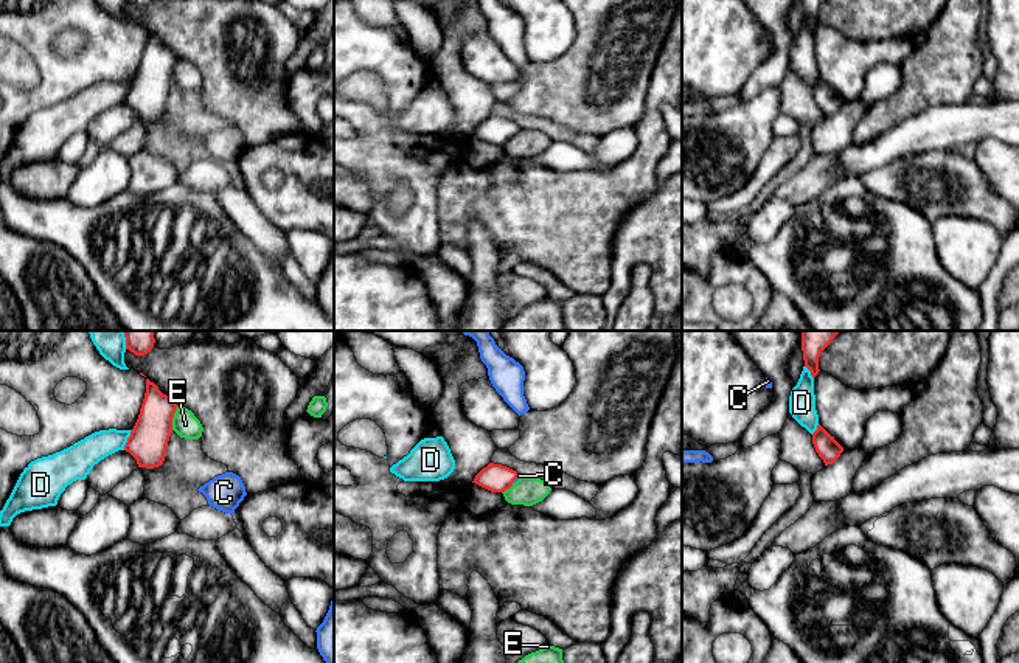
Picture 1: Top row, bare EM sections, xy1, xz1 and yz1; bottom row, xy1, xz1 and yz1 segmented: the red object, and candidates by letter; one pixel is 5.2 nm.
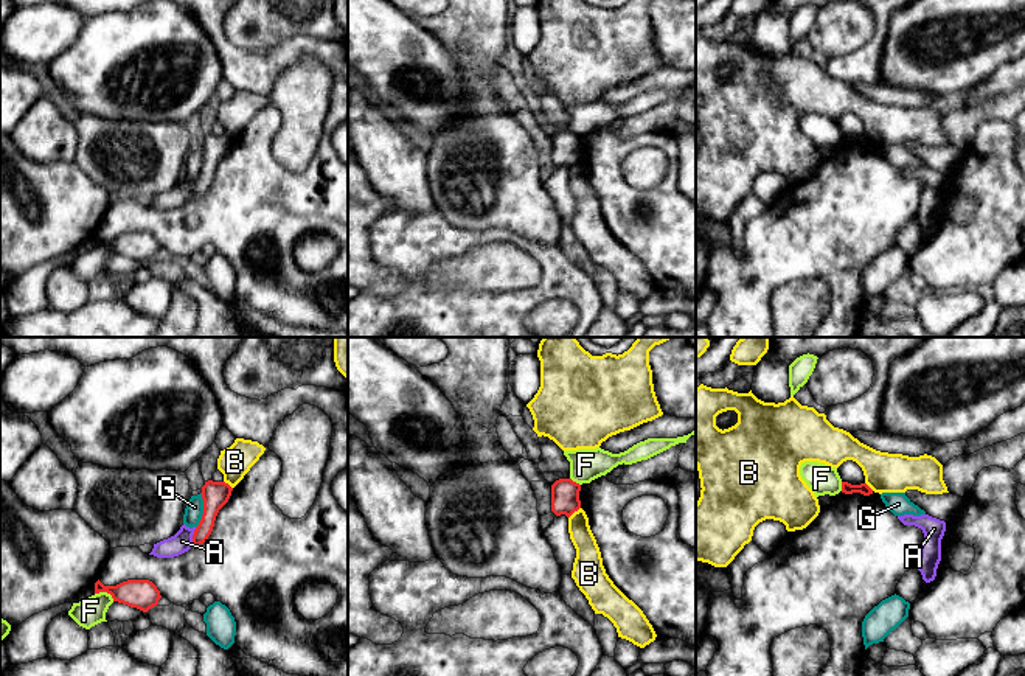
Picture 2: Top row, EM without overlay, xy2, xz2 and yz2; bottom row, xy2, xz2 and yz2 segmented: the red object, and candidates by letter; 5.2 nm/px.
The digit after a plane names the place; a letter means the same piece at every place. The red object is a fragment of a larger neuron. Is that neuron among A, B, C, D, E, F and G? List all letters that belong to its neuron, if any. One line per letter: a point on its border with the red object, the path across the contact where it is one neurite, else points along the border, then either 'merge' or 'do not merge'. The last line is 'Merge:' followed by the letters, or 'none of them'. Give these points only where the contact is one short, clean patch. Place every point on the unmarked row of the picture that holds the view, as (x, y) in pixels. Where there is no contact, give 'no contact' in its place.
A: xy2 (193, 188) | do not merge
B: xz2 (573, 163) | along xz2 (580, 159), (569, 170) | do not merge
C: xz1 (516, 129) | across xz1 (494, 129), (516, 129), (519, 128) | merge
D: xy1 (128, 92) | do not merge
E: xy1 (173, 69) | do not merge
F: xy2 (106, 243) | do not merge
G: xy2 (204, 162) | along xy2 (201, 145), (202, 170), (196, 179) | do not merge
Merge: C

